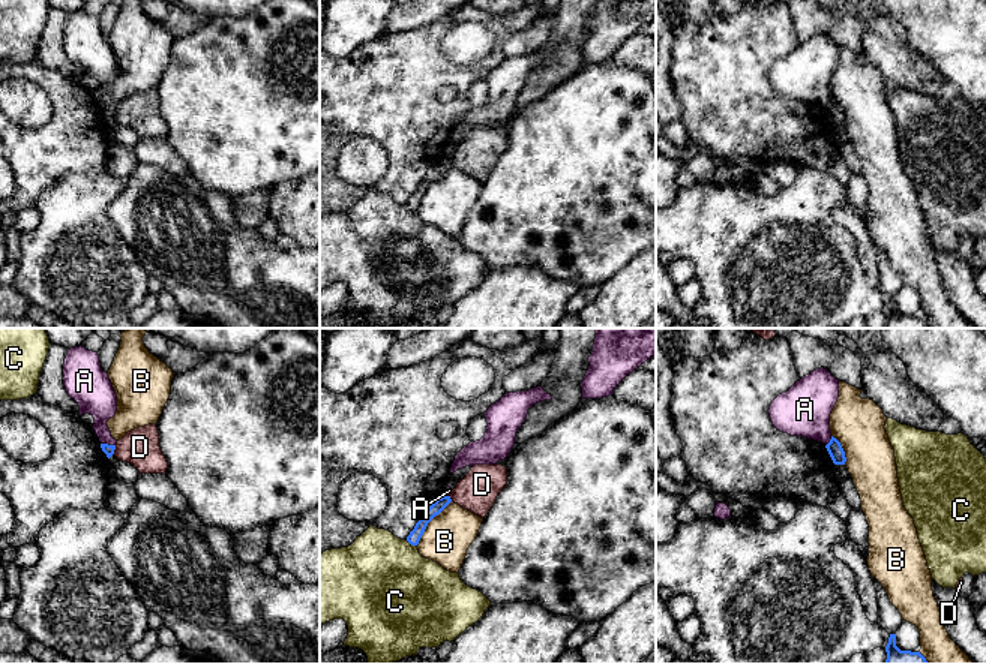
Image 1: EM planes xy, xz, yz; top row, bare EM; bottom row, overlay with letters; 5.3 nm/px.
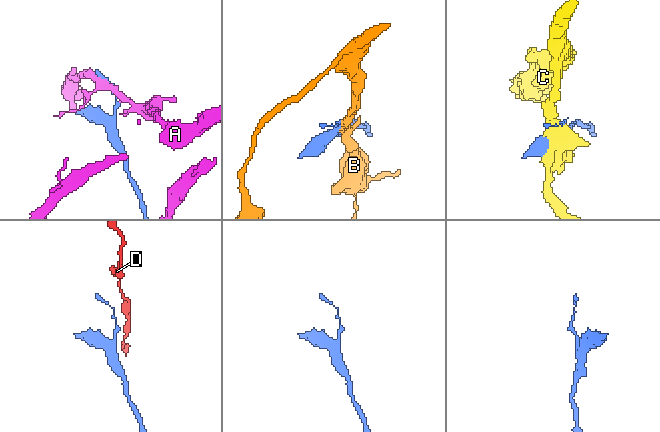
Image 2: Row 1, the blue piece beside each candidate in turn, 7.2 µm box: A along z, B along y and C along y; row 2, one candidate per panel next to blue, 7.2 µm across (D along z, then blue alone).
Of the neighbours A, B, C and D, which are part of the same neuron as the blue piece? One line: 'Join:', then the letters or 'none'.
Join: none

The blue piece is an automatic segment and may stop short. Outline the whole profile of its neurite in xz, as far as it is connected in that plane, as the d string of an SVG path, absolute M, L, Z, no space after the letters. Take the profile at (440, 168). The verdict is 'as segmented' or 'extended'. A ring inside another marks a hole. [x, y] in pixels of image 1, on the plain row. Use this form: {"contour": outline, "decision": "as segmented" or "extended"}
{"contour": "M441 160L438 162L422 180L422 183L416 187L414 193L407 201L407 205L411 210L417 210L428 187L438 180L449 168L452 166L450 160Z", "decision": "as segmented"}

